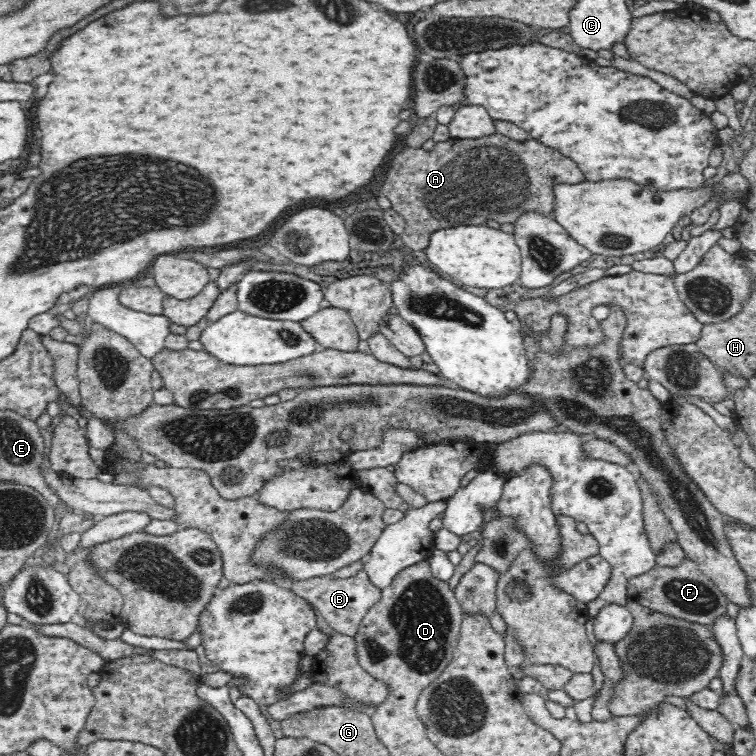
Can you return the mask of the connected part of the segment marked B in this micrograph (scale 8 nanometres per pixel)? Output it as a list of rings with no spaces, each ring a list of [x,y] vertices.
[[[364,570],[358,571],[350,578],[332,579],[332,577],[326,576],[299,580],[290,585],[289,588],[306,599],[307,602],[315,604],[315,607],[323,614],[324,620],[336,633],[351,637],[356,636],[360,628],[359,624],[363,621],[368,610],[382,598],[382,589],[372,584]]]

